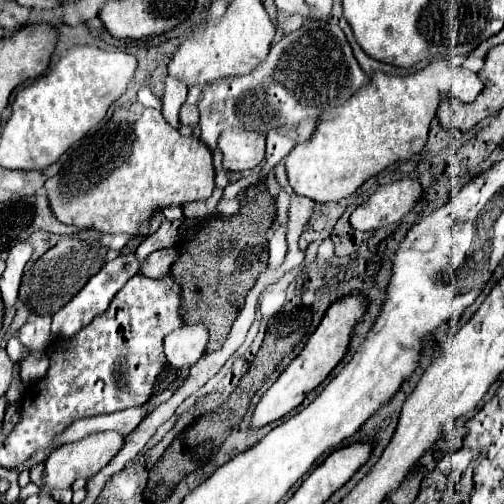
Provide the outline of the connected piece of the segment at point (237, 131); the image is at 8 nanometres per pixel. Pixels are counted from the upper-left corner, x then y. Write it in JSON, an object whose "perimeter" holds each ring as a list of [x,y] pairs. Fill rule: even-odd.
{"perimeter":[[[229,128],[219,136],[223,168],[245,172],[265,158],[265,134],[247,128]]]}

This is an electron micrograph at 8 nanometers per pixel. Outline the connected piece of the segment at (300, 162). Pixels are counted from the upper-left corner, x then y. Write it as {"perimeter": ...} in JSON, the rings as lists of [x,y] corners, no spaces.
{"perimeter":[[[433,60],[417,74],[403,78],[383,72],[371,74],[365,88],[335,108],[331,118],[321,120],[309,140],[297,144],[285,156],[293,192],[315,202],[339,202],[351,196],[365,180],[389,164],[421,152],[441,98],[451,96],[461,102],[473,102],[481,90],[483,82],[475,72],[457,68],[447,60]]]}

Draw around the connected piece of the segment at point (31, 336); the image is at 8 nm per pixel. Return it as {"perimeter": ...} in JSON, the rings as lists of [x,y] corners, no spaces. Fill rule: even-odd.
{"perimeter":[[[35,316],[21,326],[19,340],[29,350],[45,350],[49,346],[49,328],[51,328],[51,316]]]}

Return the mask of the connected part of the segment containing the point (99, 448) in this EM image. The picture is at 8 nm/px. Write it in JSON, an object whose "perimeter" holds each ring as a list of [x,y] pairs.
{"perimeter":[[[95,432],[85,436],[79,442],[65,444],[57,450],[51,452],[51,456],[45,462],[45,472],[43,472],[43,490],[53,490],[53,488],[69,488],[77,478],[89,480],[95,476],[103,466],[109,464],[109,460],[123,448],[125,438],[119,432]]]}

